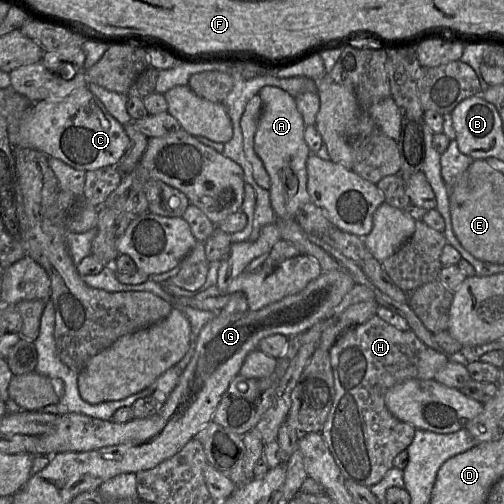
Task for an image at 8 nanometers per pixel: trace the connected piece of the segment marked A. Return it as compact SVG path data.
M264 86L258 93L262 101L262 113L254 137L254 150L262 160L270 177L270 202L276 219L291 219L296 217L297 211L310 202L307 191L306 161L311 152L304 139L305 123L297 108L295 97L276 86Z

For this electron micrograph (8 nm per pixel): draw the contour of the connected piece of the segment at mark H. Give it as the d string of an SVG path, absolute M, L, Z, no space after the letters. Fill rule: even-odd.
M376 315L350 328L328 353L335 398L320 433L343 476L370 488L394 467L395 456L412 443L416 430L387 409L386 392L408 379L434 379L448 356L426 346L411 330L401 331Z

